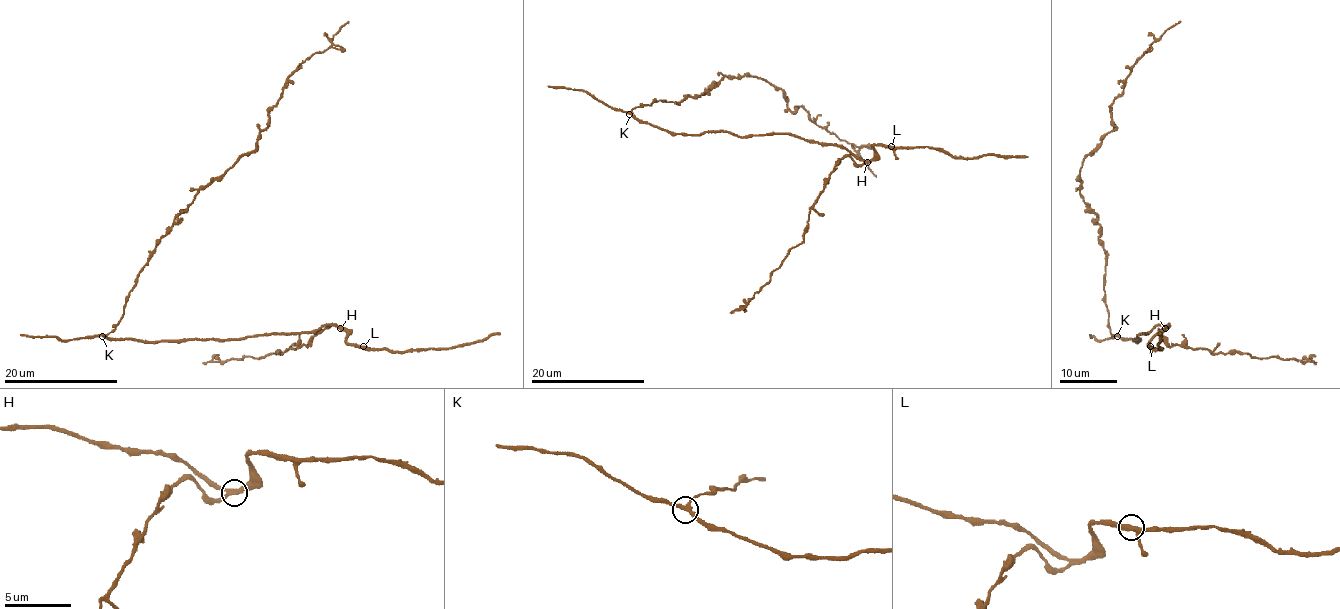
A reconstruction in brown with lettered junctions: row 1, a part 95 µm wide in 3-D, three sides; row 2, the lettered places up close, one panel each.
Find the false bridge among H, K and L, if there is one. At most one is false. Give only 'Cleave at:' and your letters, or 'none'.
Cleave at: H

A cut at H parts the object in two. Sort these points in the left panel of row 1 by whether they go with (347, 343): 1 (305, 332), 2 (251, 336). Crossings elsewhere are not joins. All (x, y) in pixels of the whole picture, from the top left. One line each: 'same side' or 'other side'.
1: same side
2: same side

